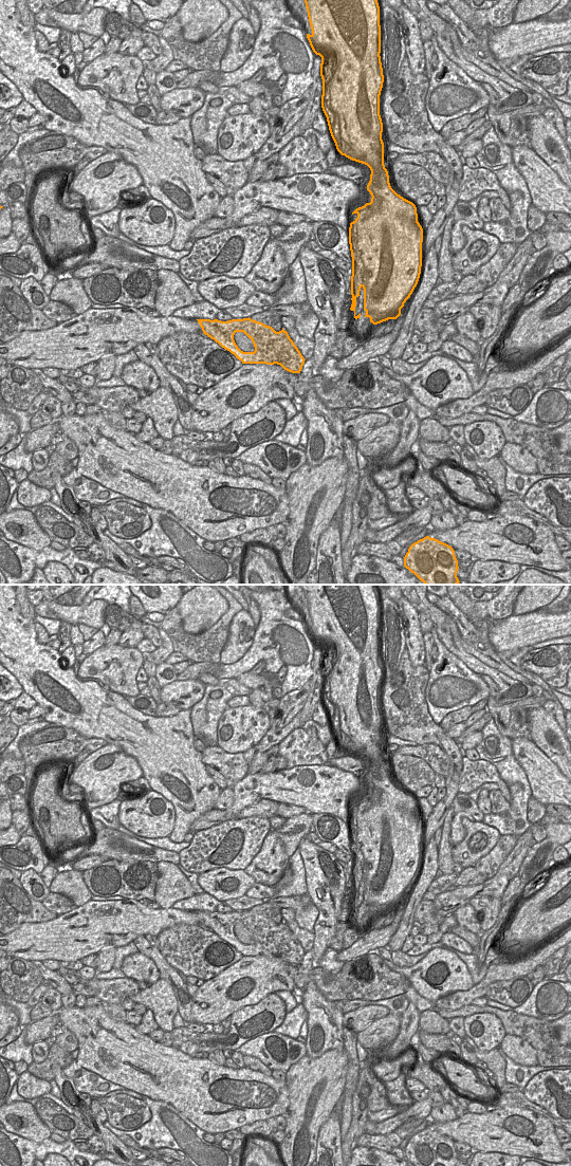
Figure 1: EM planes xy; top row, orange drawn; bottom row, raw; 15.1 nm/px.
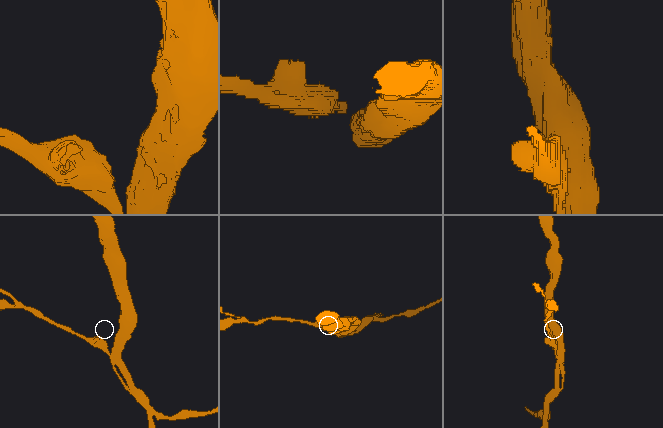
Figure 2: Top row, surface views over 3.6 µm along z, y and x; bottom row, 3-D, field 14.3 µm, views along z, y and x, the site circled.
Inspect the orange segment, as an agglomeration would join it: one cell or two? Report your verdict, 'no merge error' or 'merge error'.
no merge error

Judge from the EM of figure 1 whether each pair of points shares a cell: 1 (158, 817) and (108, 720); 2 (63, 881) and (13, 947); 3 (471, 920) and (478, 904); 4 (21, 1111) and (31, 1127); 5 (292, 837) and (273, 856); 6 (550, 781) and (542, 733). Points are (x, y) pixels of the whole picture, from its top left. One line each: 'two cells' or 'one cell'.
1: two cells
2: two cells
3: two cells
4: one cell
5: two cells
6: two cells

